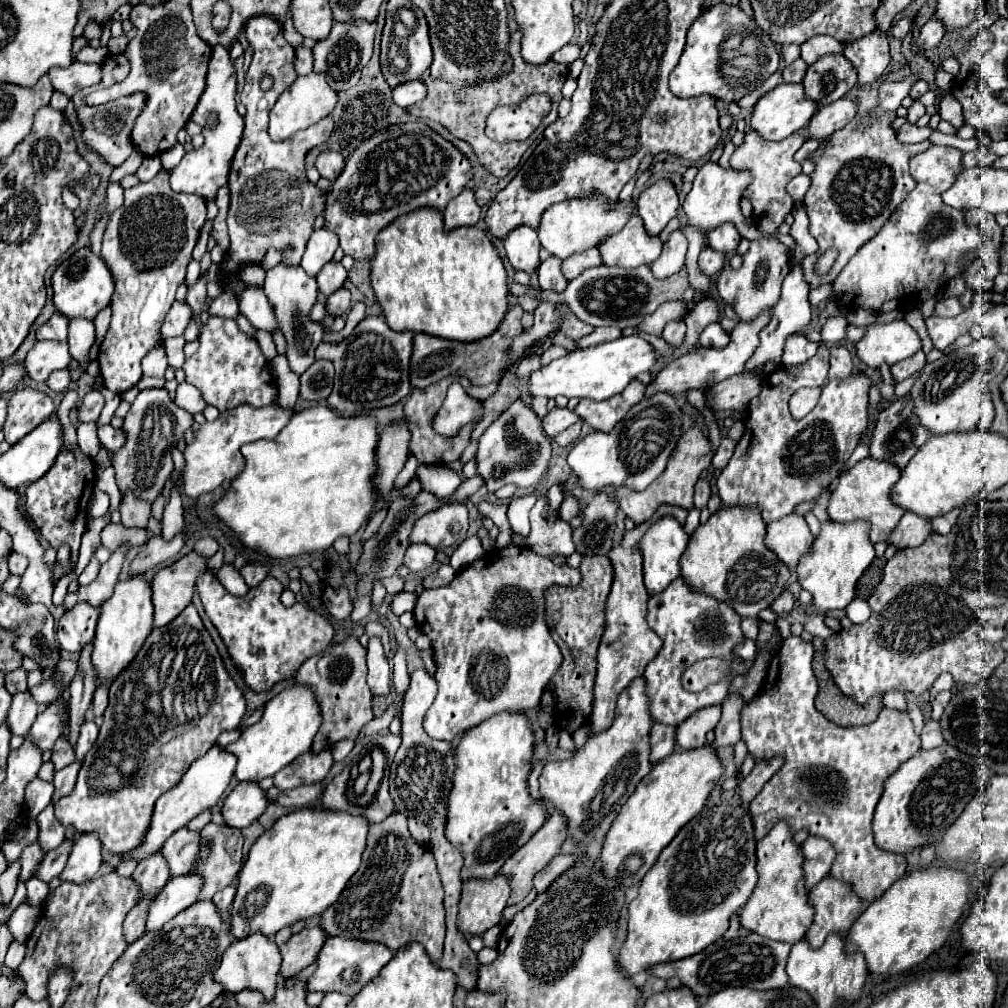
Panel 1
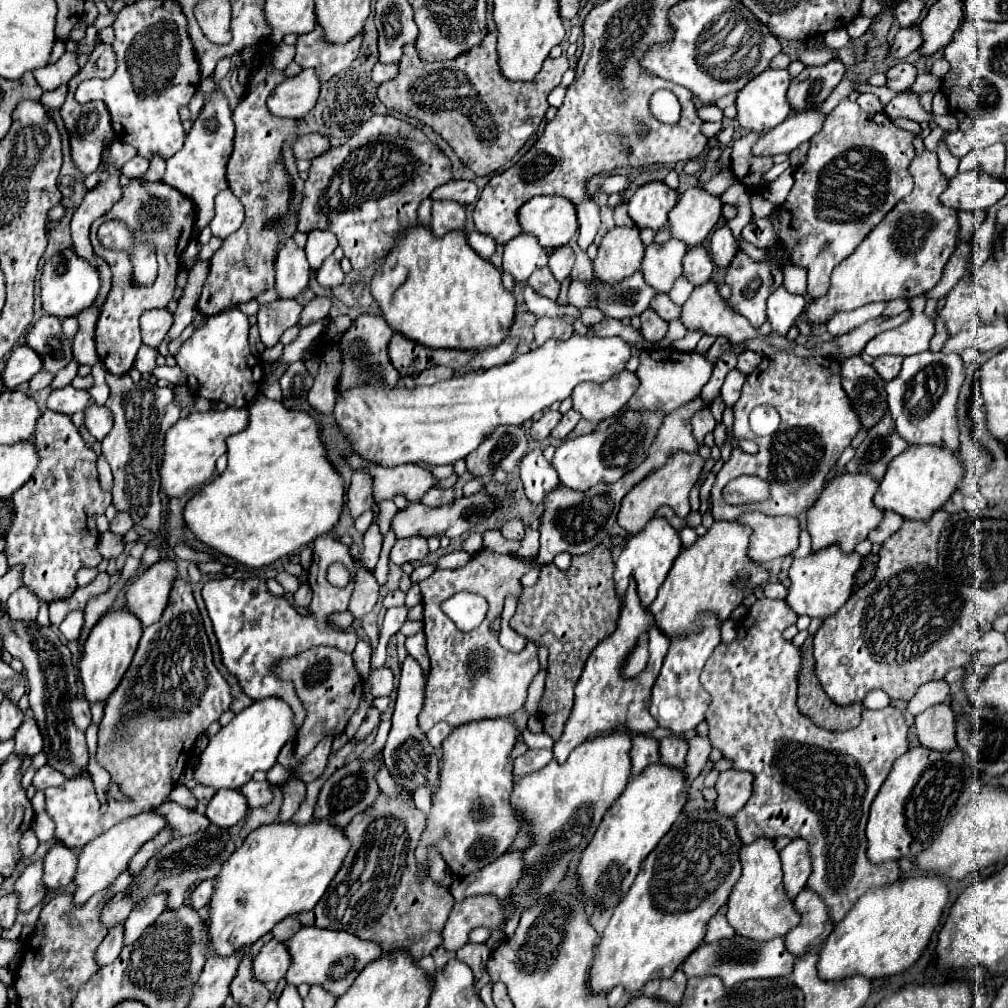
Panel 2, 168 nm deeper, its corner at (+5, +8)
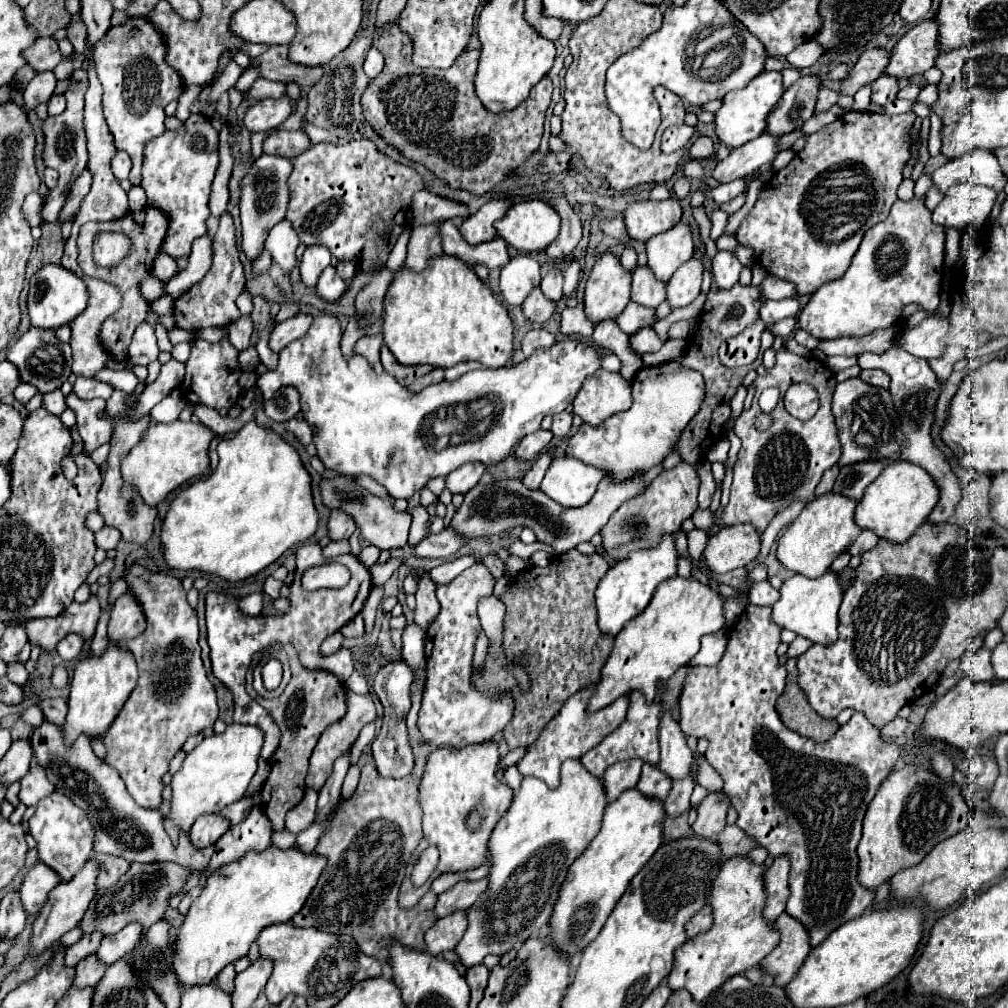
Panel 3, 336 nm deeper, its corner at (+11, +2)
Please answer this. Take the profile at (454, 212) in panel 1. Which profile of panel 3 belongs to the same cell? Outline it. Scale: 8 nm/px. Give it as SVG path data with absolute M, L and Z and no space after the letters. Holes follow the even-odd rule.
M433 223L433 225L421 225L421 227L415 227L411 229L411 239L409 239L409 247L407 247L407 259L403 263L405 269L411 269L415 273L423 271L427 267L427 261L433 259L433 257L439 257L443 251L441 251L441 239L439 239L439 231L435 229L435 225L439 223Z

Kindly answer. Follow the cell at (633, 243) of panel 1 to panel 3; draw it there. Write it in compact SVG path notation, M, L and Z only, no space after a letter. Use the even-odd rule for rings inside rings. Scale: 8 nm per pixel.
M611 253L597 259L585 287L585 315L593 325L615 319L627 307L631 275Z

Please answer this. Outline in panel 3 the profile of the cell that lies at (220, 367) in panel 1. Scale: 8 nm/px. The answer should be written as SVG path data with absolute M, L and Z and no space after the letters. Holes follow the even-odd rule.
M227 337L219 343L209 343L205 339L193 341L191 357L187 361L187 375L181 385L187 399L191 403L201 403L201 405L207 405L213 409L231 409L235 405L237 397L241 395L241 387L237 383L237 379L241 375L237 355L239 355L239 351L229 343Z

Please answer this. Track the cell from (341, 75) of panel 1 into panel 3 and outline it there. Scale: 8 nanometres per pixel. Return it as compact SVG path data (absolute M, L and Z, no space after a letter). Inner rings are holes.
M273 45L259 57L253 57L249 67L261 69L263 79L269 81L295 81L299 85L315 85L323 75L323 67L305 67L287 59L287 45Z

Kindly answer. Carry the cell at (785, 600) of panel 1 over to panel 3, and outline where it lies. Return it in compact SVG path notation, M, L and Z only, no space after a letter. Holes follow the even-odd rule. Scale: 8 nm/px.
M767 579L751 585L749 601L751 601L753 605L773 605L777 599L779 599L779 591L773 589Z

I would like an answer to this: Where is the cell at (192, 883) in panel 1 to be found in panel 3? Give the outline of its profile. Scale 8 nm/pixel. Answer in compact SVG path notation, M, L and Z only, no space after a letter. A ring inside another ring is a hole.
M131 923L123 931L111 935L111 937L103 937L99 949L95 951L97 959L105 965L111 965L111 963L119 961L121 957L125 957L129 951L133 951L137 947L141 931L143 929L141 929L139 923Z

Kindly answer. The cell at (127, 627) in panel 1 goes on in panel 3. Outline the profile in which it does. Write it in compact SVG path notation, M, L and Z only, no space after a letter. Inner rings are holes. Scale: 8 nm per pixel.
M109 643L107 651L101 657L89 655L87 659L79 661L79 665L75 667L71 685L69 685L71 689L69 699L67 699L69 713L61 727L65 745L71 747L79 735L87 735L89 739L103 737L107 729L111 727L111 721L115 721L115 717L119 715L119 709L123 709L135 685L137 685L137 665L131 653L123 647Z

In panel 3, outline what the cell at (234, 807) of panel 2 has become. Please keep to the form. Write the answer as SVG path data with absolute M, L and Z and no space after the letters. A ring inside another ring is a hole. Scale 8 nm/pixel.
M213 813L213 815L201 815L193 823L189 839L191 839L191 843L197 849L205 849L209 845L215 845L219 841L219 837L225 835L227 829L229 829L229 823L221 815L217 815L217 813Z

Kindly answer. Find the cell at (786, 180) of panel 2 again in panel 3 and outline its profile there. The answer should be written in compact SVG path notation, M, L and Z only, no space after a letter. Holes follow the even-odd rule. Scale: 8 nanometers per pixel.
M717 209L713 215L711 215L711 221L713 221L713 229L711 229L711 239L719 239L725 225L727 225L727 213L723 213L721 209Z

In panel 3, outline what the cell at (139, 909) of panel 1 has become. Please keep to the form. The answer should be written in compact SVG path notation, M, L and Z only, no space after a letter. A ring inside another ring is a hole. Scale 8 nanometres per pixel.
M89 955L89 957L85 957L83 961L77 963L73 987L77 987L77 989L95 987L95 985L99 983L99 979L103 977L105 971L107 971L107 965L103 965L95 955ZM83 967L85 967L85 969L83 969Z

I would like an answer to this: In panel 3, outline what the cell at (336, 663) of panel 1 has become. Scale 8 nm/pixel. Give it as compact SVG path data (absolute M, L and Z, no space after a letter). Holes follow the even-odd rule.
M289 647L287 653L289 653L293 679L285 687L283 695L279 695L277 699L263 699L255 691L251 691L251 697L271 713L271 717L275 719L275 723L281 729L279 749L273 753L273 757L269 761L271 773L261 787L261 799L263 799L261 809L263 809L263 813L267 813L267 817L273 825L273 831L285 829L285 813L303 799L305 775L307 775L307 767L309 767L307 759L311 757L311 751L313 751L319 735L325 731L325 727L339 721L347 709L345 687L335 675L331 675L327 671L323 671L323 673L307 671L299 663L293 647Z

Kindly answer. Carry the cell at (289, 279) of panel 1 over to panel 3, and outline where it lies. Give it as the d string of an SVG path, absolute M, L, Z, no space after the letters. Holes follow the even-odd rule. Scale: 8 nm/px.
M283 219L281 223L277 223L271 229L271 233L267 237L267 243L265 243L269 255L273 257L273 261L277 265L281 265L283 271L291 271L295 267L297 245L299 245L299 237L297 237L293 225L287 219Z

